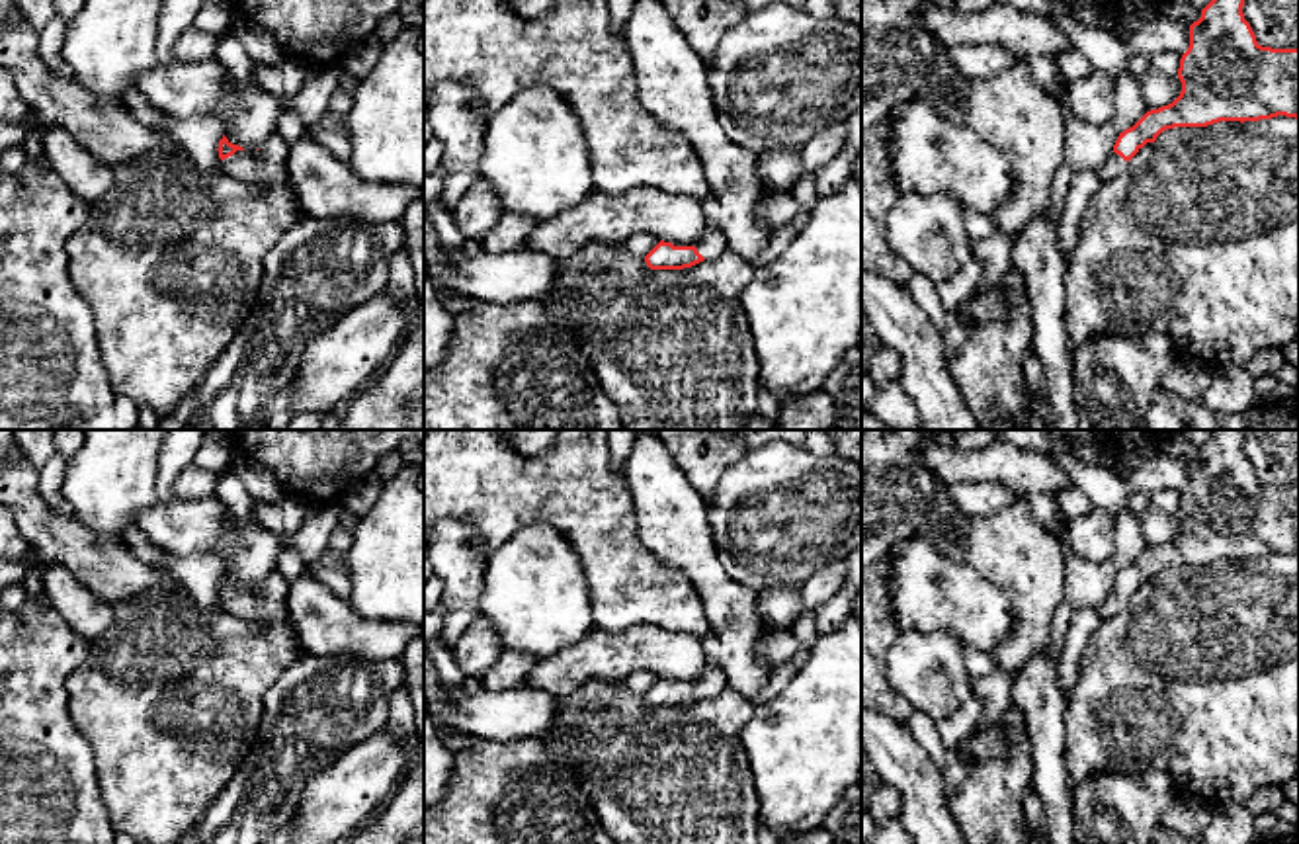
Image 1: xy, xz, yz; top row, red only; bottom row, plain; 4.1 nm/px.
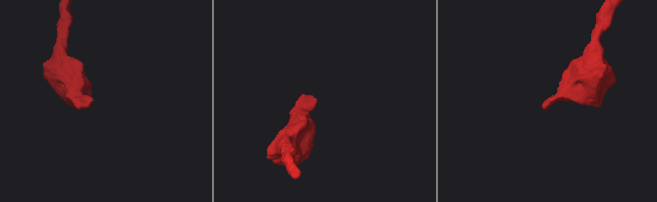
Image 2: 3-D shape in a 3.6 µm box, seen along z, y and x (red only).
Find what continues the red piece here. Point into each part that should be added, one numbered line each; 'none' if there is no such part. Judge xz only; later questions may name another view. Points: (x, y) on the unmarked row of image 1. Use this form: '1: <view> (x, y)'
1: xz (712, 682)

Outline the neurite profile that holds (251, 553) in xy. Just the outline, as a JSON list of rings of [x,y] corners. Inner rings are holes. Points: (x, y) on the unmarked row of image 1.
[[[234,516],[232,522],[234,529],[219,541],[225,574],[244,588],[258,588],[277,565],[279,537],[260,524],[240,524]]]

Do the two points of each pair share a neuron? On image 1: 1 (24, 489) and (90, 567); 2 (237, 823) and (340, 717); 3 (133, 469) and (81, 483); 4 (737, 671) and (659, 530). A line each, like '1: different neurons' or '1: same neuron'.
1: same neuron
2: same neuron
3: same neuron
4: same neuron

